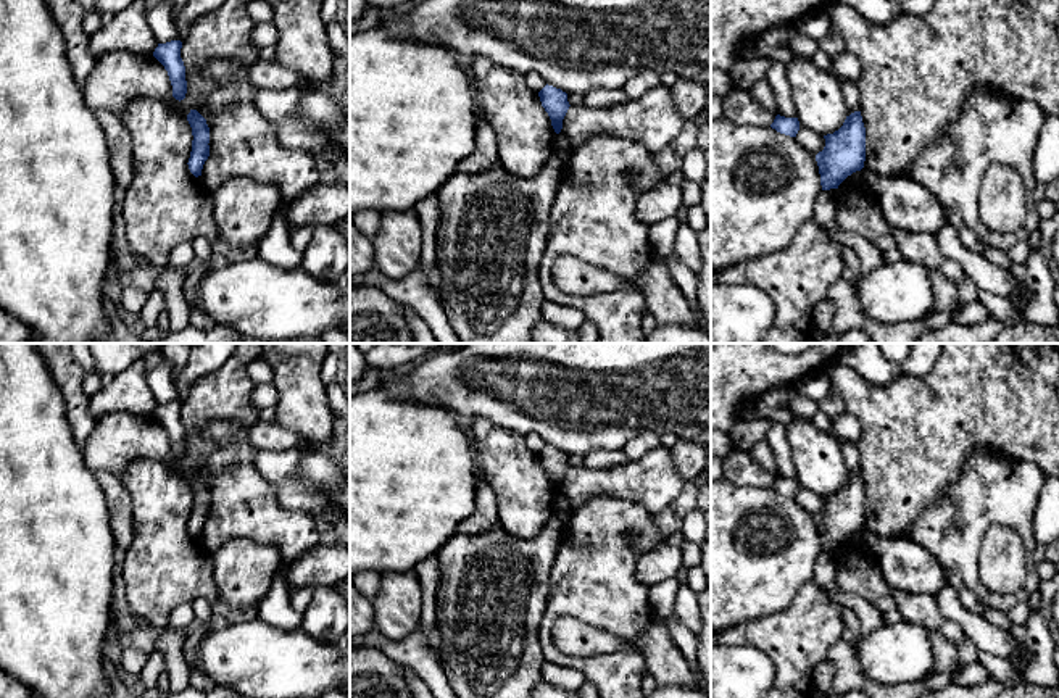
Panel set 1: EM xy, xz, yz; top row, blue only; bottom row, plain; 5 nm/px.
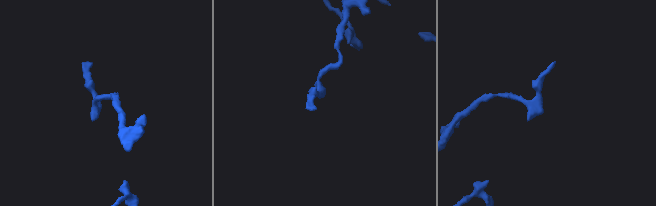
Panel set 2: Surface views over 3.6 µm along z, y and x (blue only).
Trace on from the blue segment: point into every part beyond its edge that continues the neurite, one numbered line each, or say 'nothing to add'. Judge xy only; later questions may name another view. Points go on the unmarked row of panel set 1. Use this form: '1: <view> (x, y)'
nothing to add

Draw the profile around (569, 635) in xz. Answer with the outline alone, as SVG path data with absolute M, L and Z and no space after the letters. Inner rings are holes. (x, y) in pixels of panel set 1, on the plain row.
M567 616L556 619L551 637L554 646L569 656L587 658L625 648L625 642L611 632L590 627Z

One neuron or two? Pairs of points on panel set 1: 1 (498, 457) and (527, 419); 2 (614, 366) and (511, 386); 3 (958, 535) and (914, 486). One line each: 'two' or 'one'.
1: two
2: one
3: two

